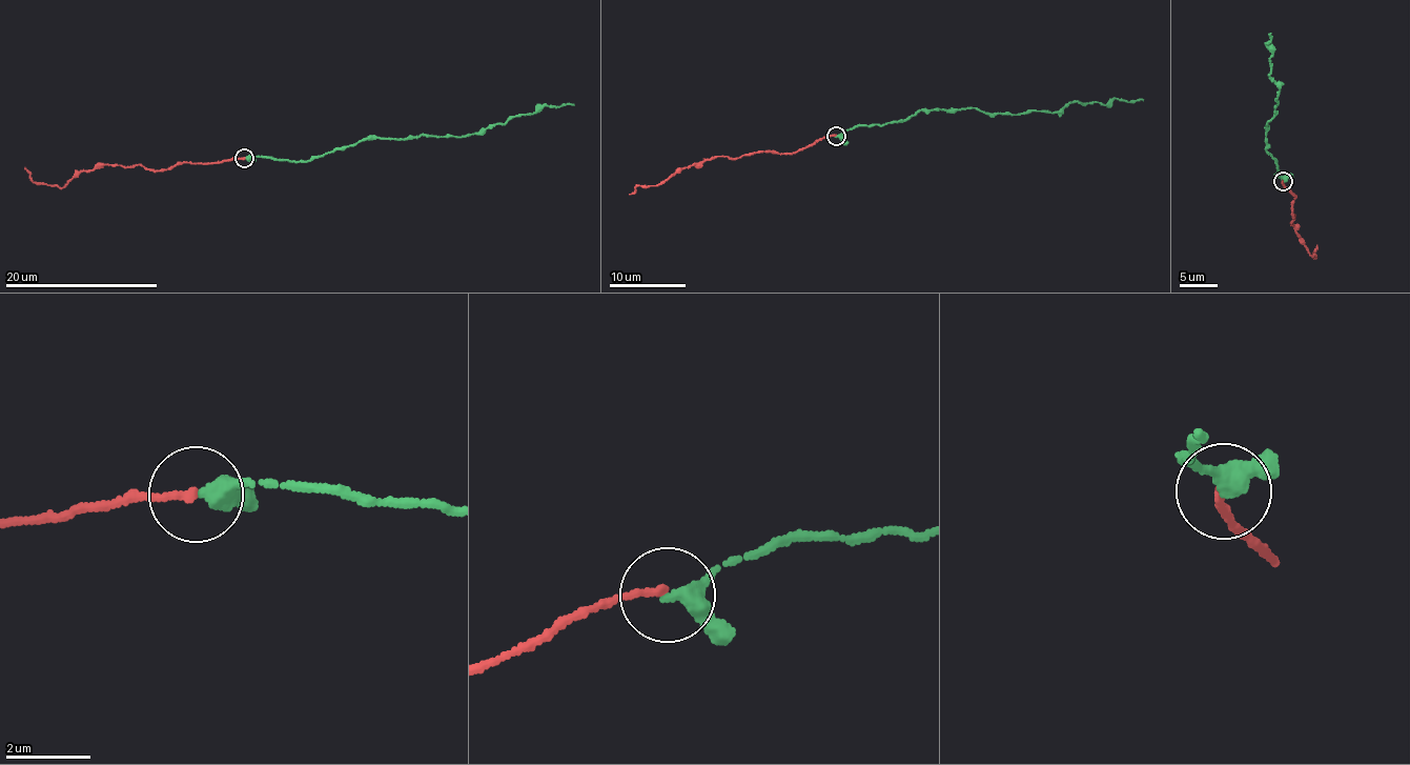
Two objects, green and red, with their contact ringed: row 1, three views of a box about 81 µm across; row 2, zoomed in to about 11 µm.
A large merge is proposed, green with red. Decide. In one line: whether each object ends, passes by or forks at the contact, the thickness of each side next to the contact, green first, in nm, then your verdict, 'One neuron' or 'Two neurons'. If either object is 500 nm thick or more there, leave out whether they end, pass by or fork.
At the ring green passes by. At the ring red ends. Thickness 320 nm (green) against 180 nm. One neuron

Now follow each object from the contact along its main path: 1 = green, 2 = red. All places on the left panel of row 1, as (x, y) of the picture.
1: (244, 158), (309, 161), (355, 145), (367, 138), (482, 135), (496, 122), (537, 113), (546, 105), (574, 105)
2: (244, 158), (176, 162), (161, 169), (97, 164), (80, 169), (62, 187), (34, 183), (24, 167)

